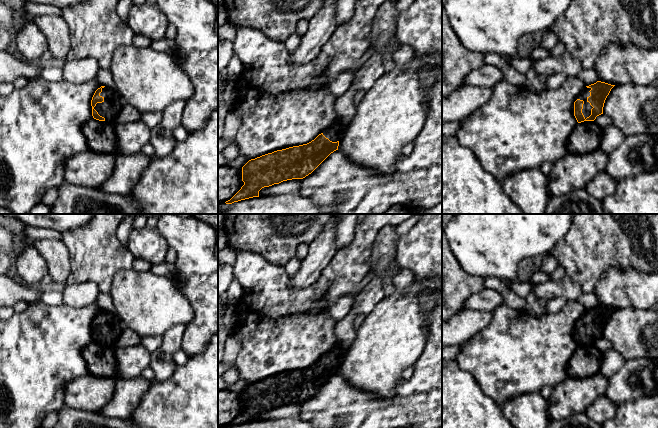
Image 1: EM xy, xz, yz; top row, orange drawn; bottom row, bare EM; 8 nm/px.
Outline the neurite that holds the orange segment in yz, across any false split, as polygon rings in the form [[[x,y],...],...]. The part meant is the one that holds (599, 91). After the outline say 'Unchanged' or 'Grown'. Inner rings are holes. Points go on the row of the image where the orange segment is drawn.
[[[601,81],[586,86],[574,102],[577,122],[594,121],[597,116],[603,114],[605,100],[614,86]]]. Grown

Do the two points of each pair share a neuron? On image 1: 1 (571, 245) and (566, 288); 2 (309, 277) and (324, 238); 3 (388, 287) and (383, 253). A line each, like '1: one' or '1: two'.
1: two
2: one
3: one

